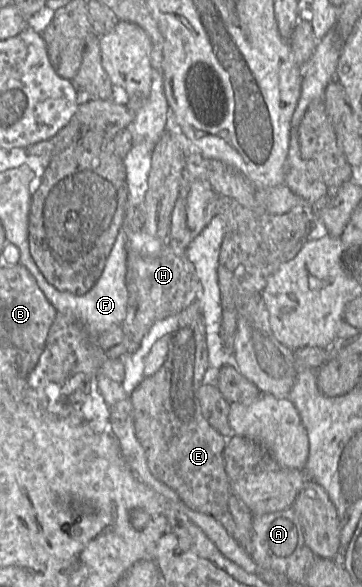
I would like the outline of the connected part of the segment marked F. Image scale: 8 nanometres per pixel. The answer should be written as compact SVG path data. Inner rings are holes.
M120 227L101 276L84 295L75 295L70 292L57 290L47 282L36 264L31 264L31 268L27 268L34 277L39 289L53 305L56 312L74 317L93 339L112 327L120 326L126 317L128 290L126 286L127 253L125 242L126 234Z

